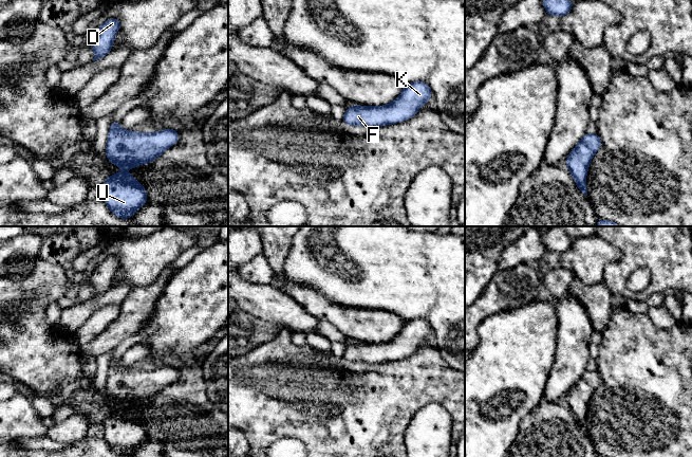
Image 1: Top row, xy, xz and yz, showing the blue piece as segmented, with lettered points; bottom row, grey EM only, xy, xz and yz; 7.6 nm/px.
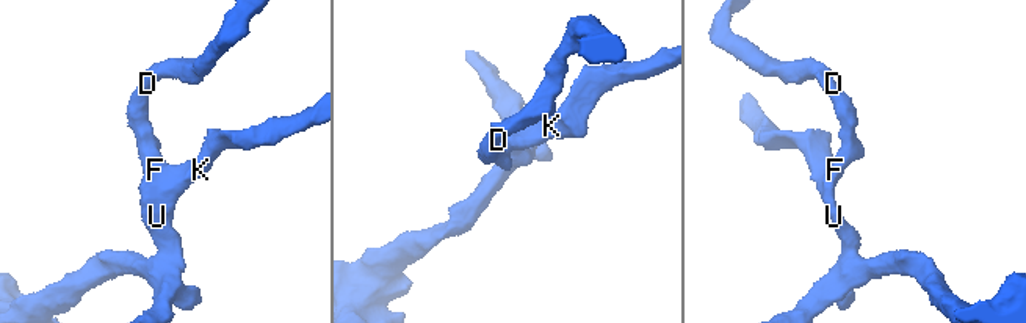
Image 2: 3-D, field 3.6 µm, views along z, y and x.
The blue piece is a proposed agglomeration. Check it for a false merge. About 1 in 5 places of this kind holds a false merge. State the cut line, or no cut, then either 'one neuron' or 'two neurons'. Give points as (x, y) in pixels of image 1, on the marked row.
cut none; one neuron

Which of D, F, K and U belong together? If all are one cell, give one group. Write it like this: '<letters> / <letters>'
D F K U

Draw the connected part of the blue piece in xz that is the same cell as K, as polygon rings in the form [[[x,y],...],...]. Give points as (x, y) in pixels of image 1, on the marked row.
[[[423,81],[406,84],[401,94],[386,106],[353,105],[345,110],[342,122],[351,126],[386,126],[413,117],[433,95],[430,87]]]

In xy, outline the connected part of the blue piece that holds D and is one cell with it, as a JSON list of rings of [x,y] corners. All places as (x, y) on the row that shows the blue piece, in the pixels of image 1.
[[[110,18],[95,30],[89,42],[95,54],[93,61],[102,58],[112,50],[112,44],[120,25],[119,20]]]

